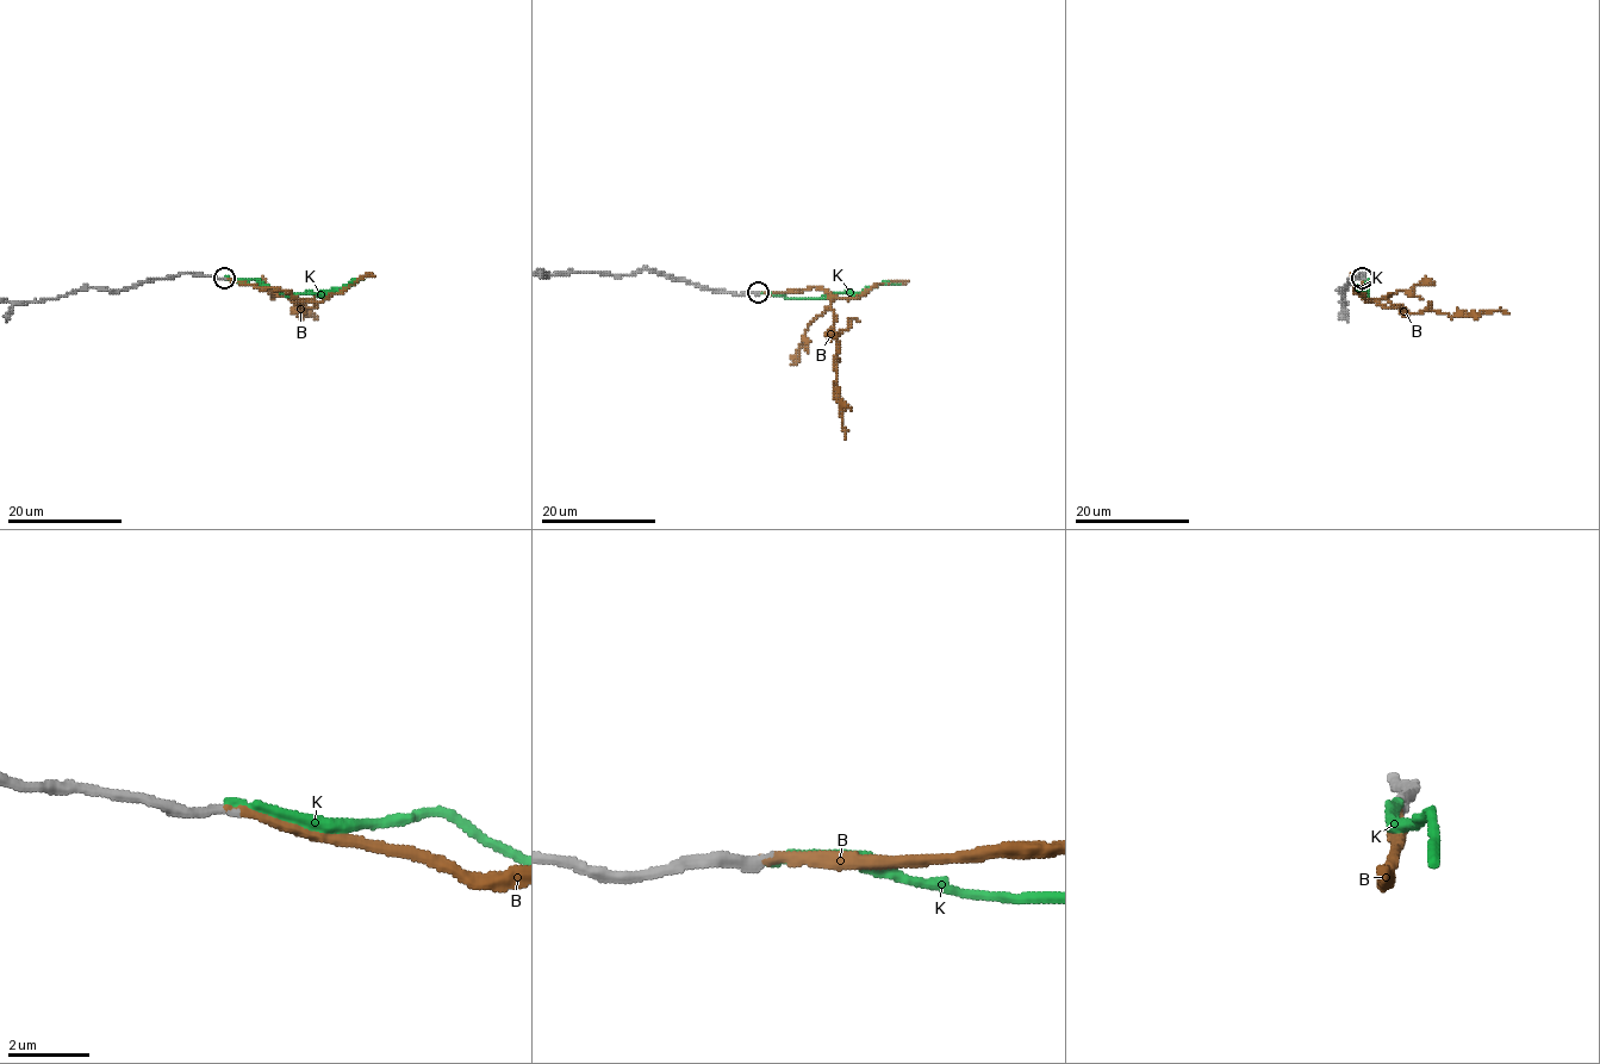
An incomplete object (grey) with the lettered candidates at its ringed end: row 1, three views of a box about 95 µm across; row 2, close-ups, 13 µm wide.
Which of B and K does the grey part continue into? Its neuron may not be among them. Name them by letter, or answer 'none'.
B

